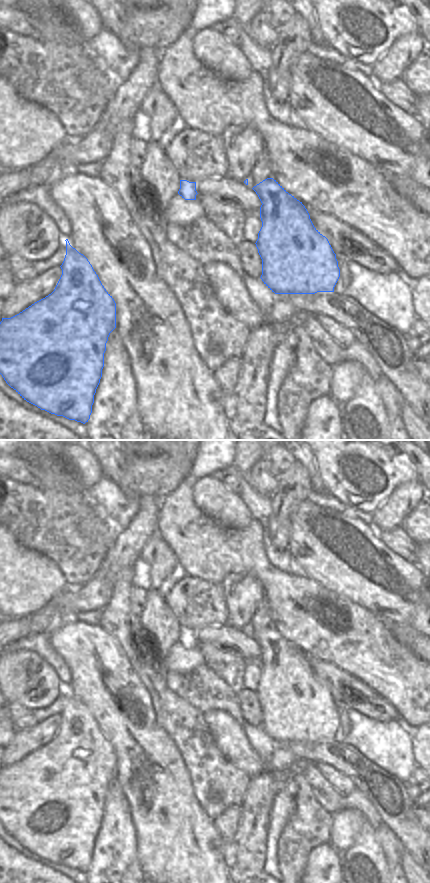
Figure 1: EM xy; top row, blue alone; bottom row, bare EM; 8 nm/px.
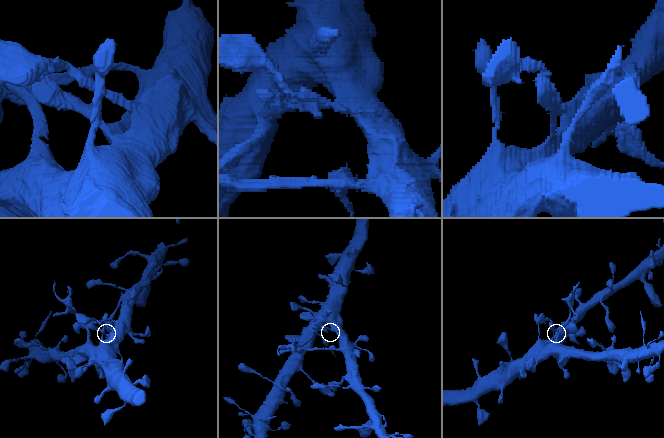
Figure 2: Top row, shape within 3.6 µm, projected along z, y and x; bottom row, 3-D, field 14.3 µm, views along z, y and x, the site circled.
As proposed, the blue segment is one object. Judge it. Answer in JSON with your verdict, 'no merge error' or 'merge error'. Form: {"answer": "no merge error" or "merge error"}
{"answer": "merge error"}

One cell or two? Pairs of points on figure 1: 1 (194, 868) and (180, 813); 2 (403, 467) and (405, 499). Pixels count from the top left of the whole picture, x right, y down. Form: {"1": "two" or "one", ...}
{"1": "one", "2": "two"}

